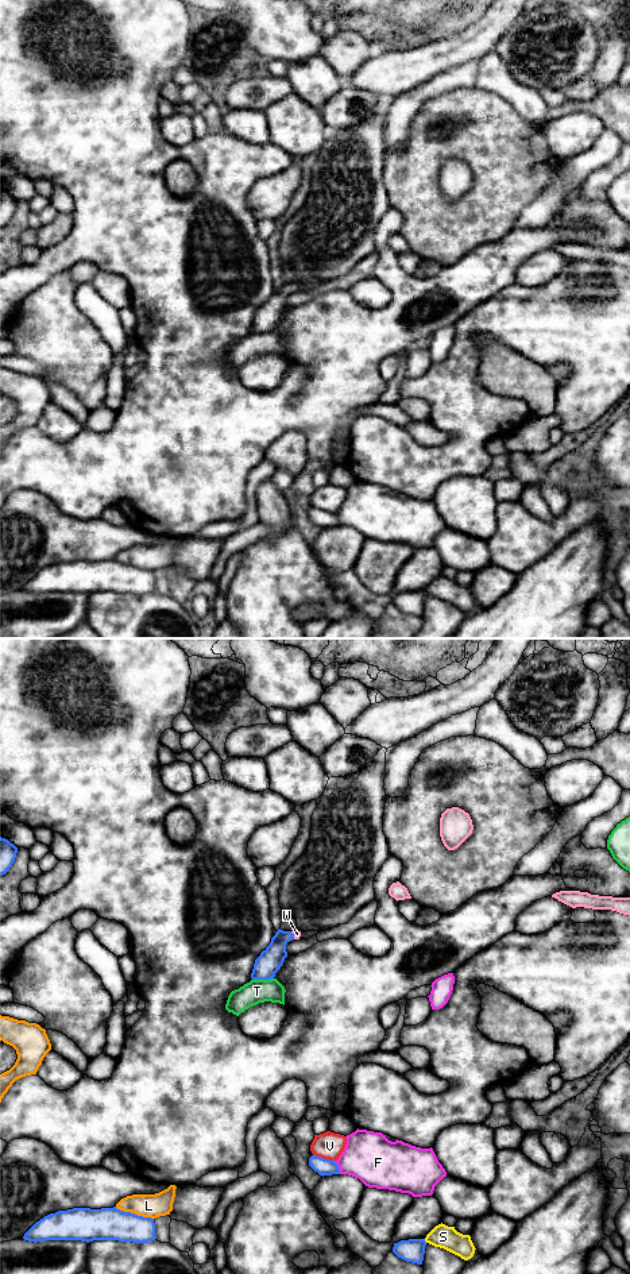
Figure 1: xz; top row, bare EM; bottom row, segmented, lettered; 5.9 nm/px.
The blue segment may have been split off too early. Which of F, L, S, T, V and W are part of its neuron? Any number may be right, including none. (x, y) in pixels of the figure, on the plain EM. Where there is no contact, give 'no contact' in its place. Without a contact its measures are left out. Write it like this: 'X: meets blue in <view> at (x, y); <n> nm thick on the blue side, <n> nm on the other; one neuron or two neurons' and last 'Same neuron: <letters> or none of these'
F: meets blue in xz at (337, 520); 100 nm thick on the blue side, 300 nm on the other; two neurons
L: meets blue in xz at (134, 566); 190 nm thick on the blue side, 140 nm on the other; two neurons
S: meets blue in xz at (424, 593); 140 nm thick on the blue side, 140 nm on the other; two neurons
T: meets blue in xz at (262, 331); 150 nm thick on the blue side, 140 nm on the other; two neurons
V: meets blue in xz at (323, 510); 100 nm thick on the blue side, 160 nm on the other; two neurons
W: meets blue in xz at (293, 288); 150 nm thick on the blue side, 50 nm on the other; one neuron
Same neuron: W

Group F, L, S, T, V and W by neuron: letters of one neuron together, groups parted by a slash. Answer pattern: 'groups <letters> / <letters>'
groups F / L / S / T / V / W

